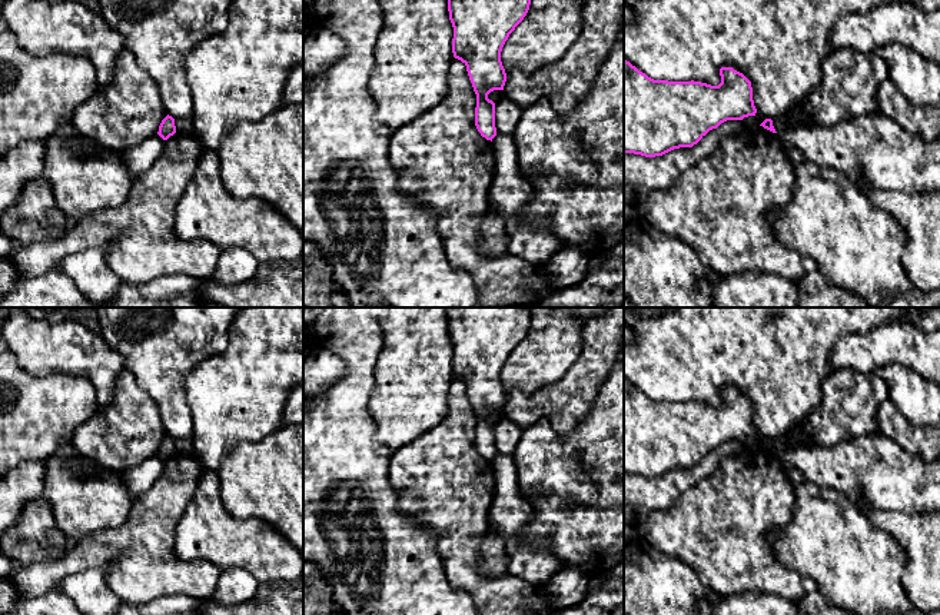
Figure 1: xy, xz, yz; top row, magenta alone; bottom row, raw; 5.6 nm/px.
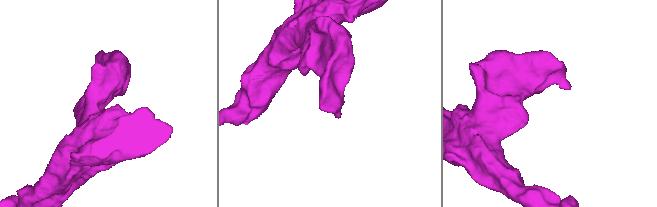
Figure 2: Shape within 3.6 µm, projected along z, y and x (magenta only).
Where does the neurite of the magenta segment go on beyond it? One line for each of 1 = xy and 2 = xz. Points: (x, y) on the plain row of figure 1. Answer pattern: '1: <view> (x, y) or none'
1: none
2: none

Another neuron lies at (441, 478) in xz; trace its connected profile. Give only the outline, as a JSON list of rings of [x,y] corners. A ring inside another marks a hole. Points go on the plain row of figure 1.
[[[454,379],[448,395],[448,413],[432,430],[391,453],[389,481],[398,492],[399,508],[432,528],[438,536],[438,555],[451,586],[469,594],[478,615],[552,615],[548,595],[527,581],[506,574],[486,578],[479,572],[479,549],[489,529],[488,512],[495,495],[492,462],[475,446],[476,415],[466,386]]]

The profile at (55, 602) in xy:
[[[50,592],[34,599],[20,599],[7,615],[83,615],[74,602],[60,592]]]

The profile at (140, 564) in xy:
[[[176,452],[165,461],[165,469],[153,486],[133,499],[126,523],[82,538],[64,556],[31,565],[14,564],[9,578],[21,599],[34,599],[56,592],[59,584],[72,574],[104,568],[106,581],[123,604],[143,605],[170,595],[210,599],[222,571],[207,561],[183,561],[175,552],[175,529],[190,502],[205,466],[195,453]]]

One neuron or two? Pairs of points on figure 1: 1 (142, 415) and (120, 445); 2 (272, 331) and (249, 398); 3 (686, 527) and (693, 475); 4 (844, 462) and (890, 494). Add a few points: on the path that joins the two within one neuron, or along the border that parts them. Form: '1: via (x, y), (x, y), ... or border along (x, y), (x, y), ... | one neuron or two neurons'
1: via (135, 422), (120, 438) | one neuron
2: via (272, 348), (251, 381) | one neuron
3: border along (718, 465), (666, 507) | two neurons
4: via (856, 466), (863, 466), (879, 482) | one neuron

